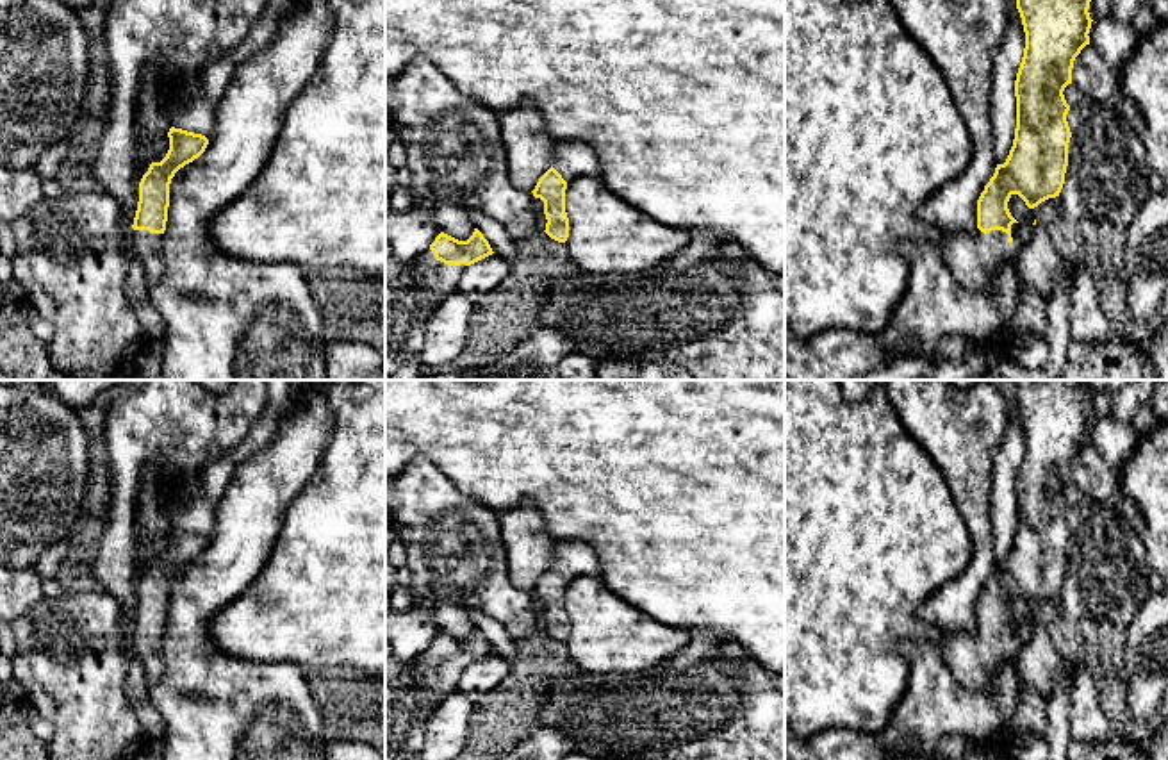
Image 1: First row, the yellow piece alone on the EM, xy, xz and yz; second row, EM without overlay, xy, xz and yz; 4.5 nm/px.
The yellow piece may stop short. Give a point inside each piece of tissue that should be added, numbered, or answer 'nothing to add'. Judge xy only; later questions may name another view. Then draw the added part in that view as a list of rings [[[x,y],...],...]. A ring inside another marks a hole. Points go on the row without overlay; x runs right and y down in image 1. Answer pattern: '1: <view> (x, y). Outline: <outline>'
1: xy (143, 644). Outline: [[[130,630],[128,655],[141,660],[146,671],[148,689],[153,689],[164,676],[162,633],[148,630]]]

